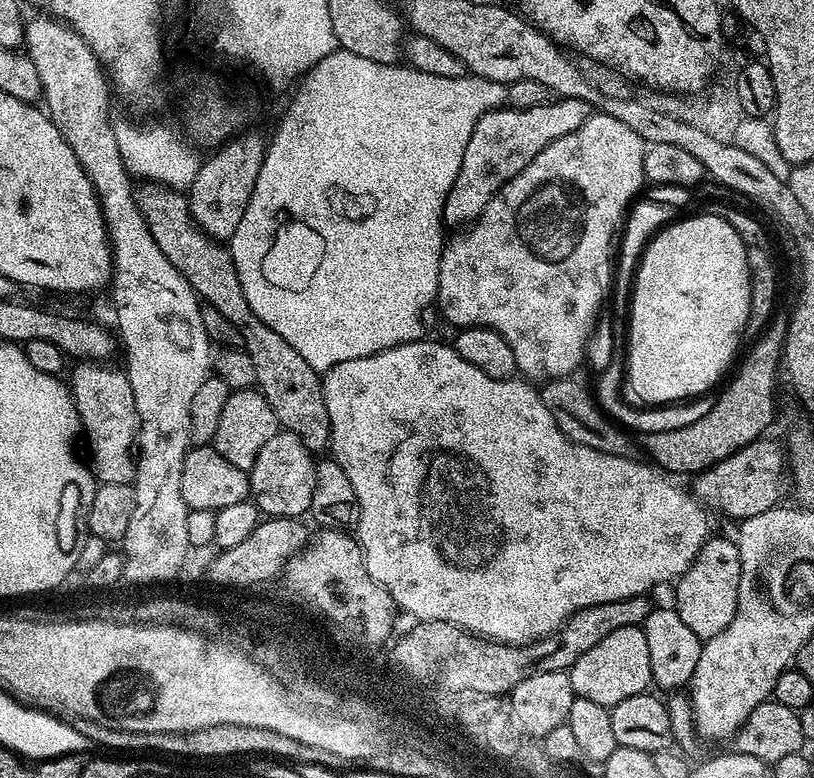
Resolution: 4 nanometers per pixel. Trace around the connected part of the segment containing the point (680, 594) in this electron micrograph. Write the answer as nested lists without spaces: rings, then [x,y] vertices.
[[[713,535],[704,541],[700,553],[686,569],[684,575],[675,581],[676,612],[690,626],[690,630],[713,636],[726,626],[730,626],[730,618],[738,606],[738,578],[740,577],[740,555],[735,539]]]

